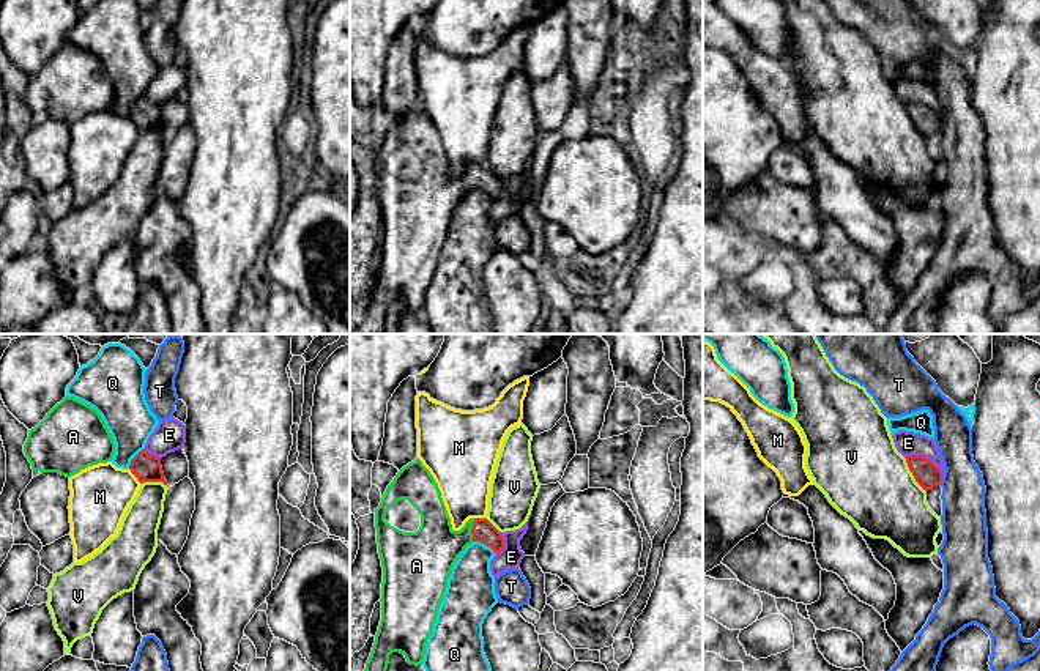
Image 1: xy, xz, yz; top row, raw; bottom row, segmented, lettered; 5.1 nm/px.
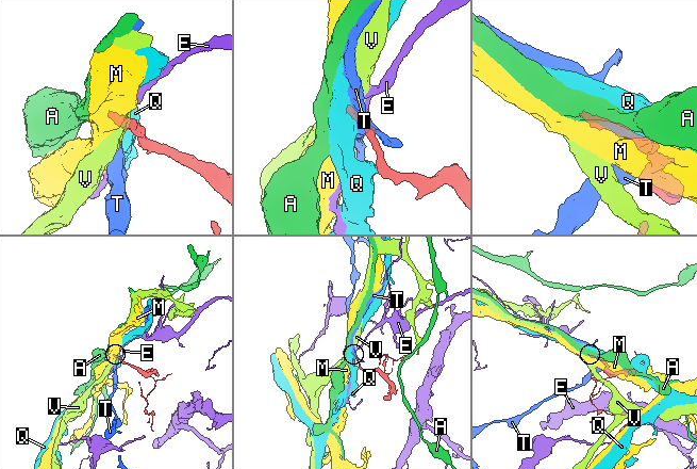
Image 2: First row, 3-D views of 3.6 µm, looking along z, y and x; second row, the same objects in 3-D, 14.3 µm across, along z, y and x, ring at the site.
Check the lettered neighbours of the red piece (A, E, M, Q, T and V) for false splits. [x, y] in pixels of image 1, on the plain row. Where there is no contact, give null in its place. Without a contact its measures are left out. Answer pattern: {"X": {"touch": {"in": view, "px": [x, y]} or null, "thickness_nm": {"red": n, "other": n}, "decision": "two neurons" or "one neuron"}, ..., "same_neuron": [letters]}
{"A": {"touch": {"in": "xz", "px": [471, 177]}, "thickness_nm": {"red": 120, "other": 260}, "decision": "one neuron"}, "E": {"touch": {"in": "yz", "px": [924, 104]}, "thickness_nm": {"red": 140, "other": 130}, "decision": "two neurons"}, "M": {"touch": {"in": "xy", "px": [134, 122]}, "thickness_nm": {"red": 140, "other": 300}, "decision": "two neurons"}, "Q": {"touch": {"in": "xz", "px": [484, 191]}, "thickness_nm": {"red": 120, "other": 240}, "decision": "two neurons"}, "T": {"touch": {"in": "yz", "px": [941, 128]}, "thickness_nm": {"red": 140, "other": 220}, "decision": "two neurons"}, "V": {"touch": {"in": "yz", "px": [913, 122]}, "thickness_nm": {"red": 140, "other": 440}, "decision": "two neurons"}, "same_neuron": ["A"]}

